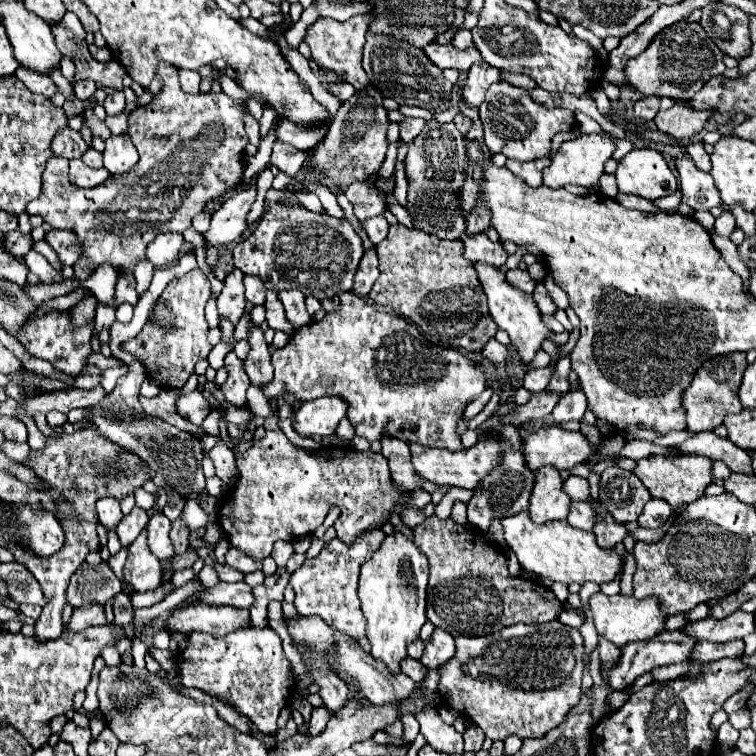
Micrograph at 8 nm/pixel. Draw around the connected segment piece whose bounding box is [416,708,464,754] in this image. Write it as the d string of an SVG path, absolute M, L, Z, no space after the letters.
M422 708L416 712L416 720L420 722L420 734L426 738L426 742L446 754L462 754L462 734L454 730L454 726L442 722L440 714L432 708Z

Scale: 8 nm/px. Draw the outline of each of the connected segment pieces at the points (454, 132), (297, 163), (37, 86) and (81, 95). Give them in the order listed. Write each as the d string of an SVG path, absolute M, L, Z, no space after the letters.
M432 120L422 134L408 144L406 178L408 214L412 216L414 228L442 240L456 240L466 228L466 216L460 216L460 204L456 204L456 192L460 192L460 184L464 184L464 136L454 122L438 124Z
M280 140L274 142L274 152L272 152L270 162L278 166L282 172L286 172L288 176L294 176L302 168L304 160L306 160L304 150L292 148L292 144L284 144Z
M20 66L16 70L16 76L26 84L28 90L32 90L36 94L44 94L44 96L52 98L58 92L58 88L50 76L36 76L36 72L28 72L28 68L24 68L24 66Z
M82 80L82 82L76 82L74 86L74 96L78 100L90 100L94 92L96 92L96 84L92 80Z

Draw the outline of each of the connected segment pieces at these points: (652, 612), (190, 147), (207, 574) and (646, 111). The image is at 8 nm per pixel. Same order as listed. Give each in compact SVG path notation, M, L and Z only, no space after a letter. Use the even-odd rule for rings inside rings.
M598 592L590 598L590 608L592 608L592 616L594 616L598 634L608 638L610 642L618 644L620 648L628 642L650 640L652 636L660 634L666 626L666 618L668 618L668 616L664 616L664 612L660 612L660 602L652 596L638 600L634 596L622 596L622 594L606 596L606 594Z
M158 64L156 74L162 80L160 92L152 98L150 104L136 108L130 114L130 128L128 136L132 138L140 160L138 172L128 172L124 176L110 176L104 184L96 188L76 188L68 182L68 160L52 156L46 164L42 176L42 194L40 198L28 204L28 214L38 214L48 222L52 228L68 228L74 230L78 240L82 242L84 254L76 262L76 278L84 280L90 276L90 270L102 262L112 264L122 274L134 270L136 262L146 258L146 246L154 240L154 218L158 214L170 214L170 218L192 220L196 214L204 212L210 200L222 198L228 190L238 190L242 186L242 170L244 170L244 148L248 144L246 130L244 130L244 110L248 112L246 104L236 104L228 100L222 92L218 94L196 94L190 96L180 90L178 72L170 64ZM168 182L178 182L176 188L166 188ZM112 214L118 222L104 222L104 216Z
M209 565L203 567L198 573L197 578L206 587L212 587L219 581L216 571Z
M648 96L648 98L640 98L636 104L634 104L634 116L648 122L648 120L654 120L654 116L658 114L660 110L660 98L656 96Z

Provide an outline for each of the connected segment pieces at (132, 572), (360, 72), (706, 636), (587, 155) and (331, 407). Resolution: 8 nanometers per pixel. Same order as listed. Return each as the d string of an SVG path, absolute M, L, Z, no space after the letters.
M146 530L140 532L140 536L128 548L124 578L136 588L136 592L154 590L162 584L162 566L146 544Z
M370 14L354 16L348 22L336 22L332 18L322 18L314 22L312 26L308 26L308 32L304 38L304 42L312 48L312 58L318 64L334 70L336 74L342 74L356 90L364 90L370 86L370 80L362 68L362 46L364 46L364 36L368 32L370 22L372 22Z
M734 612L728 618L706 618L692 624L686 624L682 632L688 632L688 636L698 640L710 640L710 642L730 642L736 638L744 638L746 634L754 632L754 614L748 612Z
M582 134L570 142L564 142L552 158L552 164L544 170L544 184L548 188L562 188L566 184L592 186L600 180L604 172L604 162L612 156L614 150L616 146L606 134Z
M316 398L302 402L294 416L294 430L304 436L332 436L338 422L346 416L342 398Z

